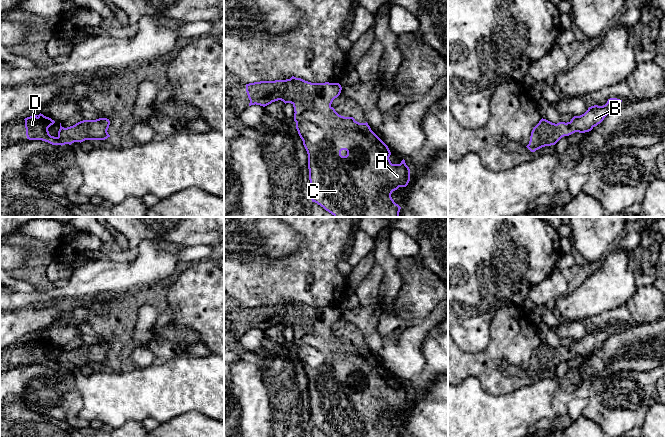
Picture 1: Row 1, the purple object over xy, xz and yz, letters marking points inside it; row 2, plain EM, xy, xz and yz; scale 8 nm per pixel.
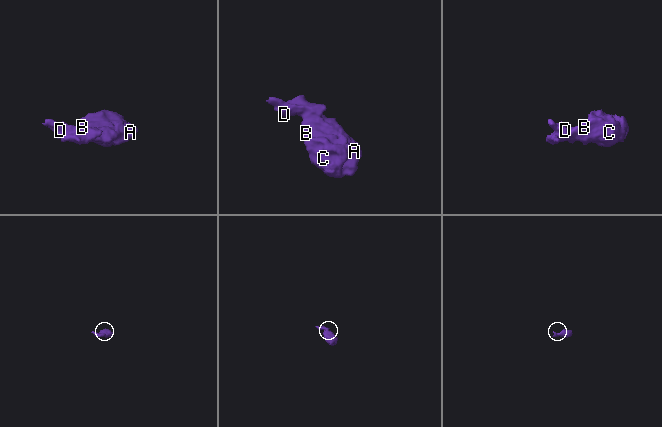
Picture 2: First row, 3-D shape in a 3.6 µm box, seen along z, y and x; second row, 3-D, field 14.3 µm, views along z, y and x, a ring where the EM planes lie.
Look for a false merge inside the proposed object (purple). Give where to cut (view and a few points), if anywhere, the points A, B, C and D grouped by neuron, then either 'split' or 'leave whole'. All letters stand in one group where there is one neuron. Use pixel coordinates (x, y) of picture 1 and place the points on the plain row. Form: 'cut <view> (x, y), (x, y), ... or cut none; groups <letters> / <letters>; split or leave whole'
cut none; groups A B C D; leave whole

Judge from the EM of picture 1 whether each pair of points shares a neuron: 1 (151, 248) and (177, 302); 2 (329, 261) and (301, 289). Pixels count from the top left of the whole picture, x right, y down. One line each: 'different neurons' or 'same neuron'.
1: different neurons
2: same neuron

